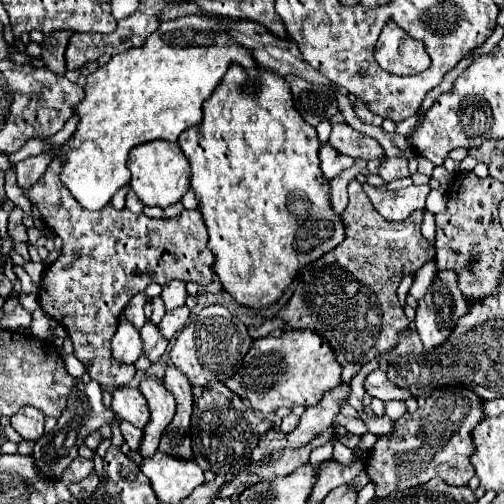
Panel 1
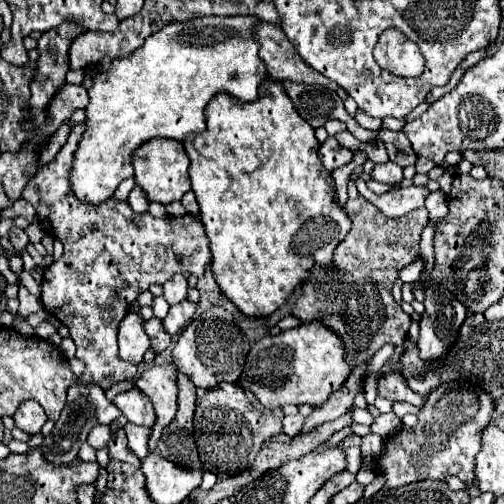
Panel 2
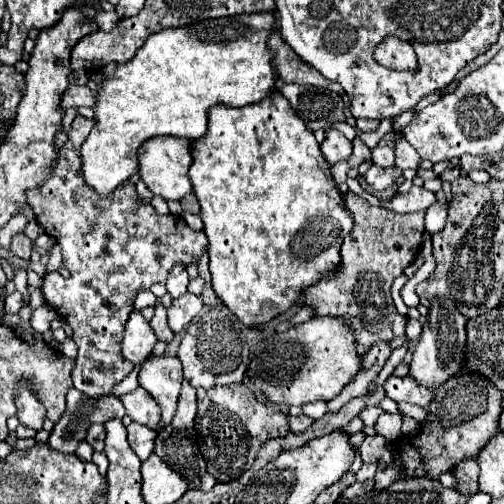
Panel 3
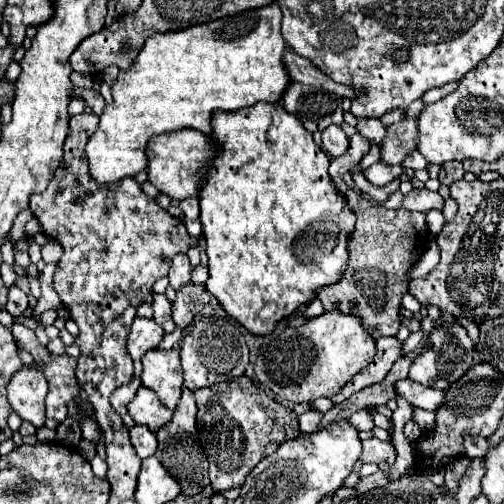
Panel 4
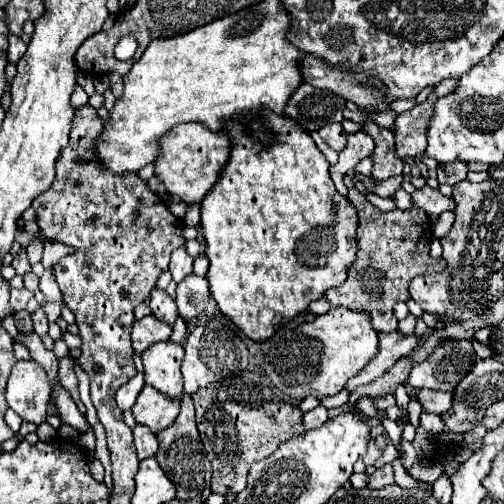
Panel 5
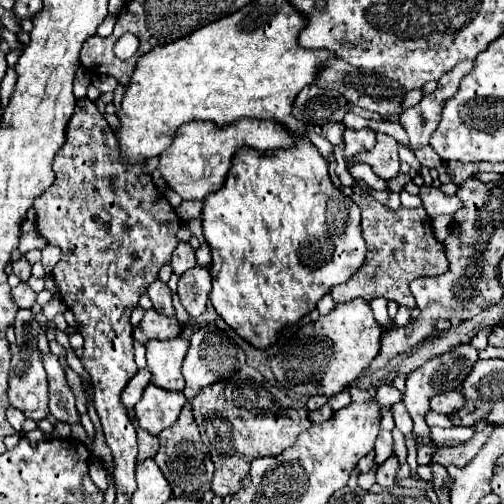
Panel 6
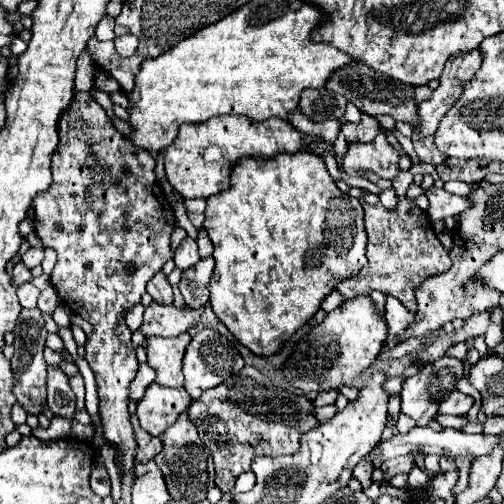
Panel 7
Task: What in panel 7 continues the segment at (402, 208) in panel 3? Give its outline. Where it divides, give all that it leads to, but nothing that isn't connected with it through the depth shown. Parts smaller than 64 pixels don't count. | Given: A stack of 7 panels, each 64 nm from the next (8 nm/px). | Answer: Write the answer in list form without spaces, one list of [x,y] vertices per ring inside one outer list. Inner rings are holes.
[[[428,188],[426,192],[426,198],[428,198],[428,216],[432,222],[436,220],[444,220],[444,218],[450,218],[450,216],[458,216],[462,214],[464,210],[468,210],[472,204],[468,198],[464,196],[454,196],[454,194],[448,194],[446,190],[442,188]]]

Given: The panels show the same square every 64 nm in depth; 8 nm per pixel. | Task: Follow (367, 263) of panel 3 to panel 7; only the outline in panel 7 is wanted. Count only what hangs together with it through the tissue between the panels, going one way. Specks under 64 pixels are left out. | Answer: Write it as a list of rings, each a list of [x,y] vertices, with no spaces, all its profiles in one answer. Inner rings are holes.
[[[362,198],[360,204],[364,208],[364,224],[368,234],[368,266],[364,266],[356,276],[342,280],[336,290],[348,300],[354,296],[368,296],[372,290],[380,290],[398,298],[408,312],[416,312],[414,286],[418,286],[428,276],[442,274],[450,268],[452,260],[448,258],[448,250],[436,238],[428,214],[408,200],[402,198],[396,210],[386,210],[380,202],[376,206],[370,206]]]

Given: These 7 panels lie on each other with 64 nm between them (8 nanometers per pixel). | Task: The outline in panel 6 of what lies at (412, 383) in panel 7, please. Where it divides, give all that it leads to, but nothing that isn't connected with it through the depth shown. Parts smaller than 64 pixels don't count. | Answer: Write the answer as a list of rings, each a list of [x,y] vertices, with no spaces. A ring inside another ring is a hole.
[[[460,344],[456,346],[452,352],[442,354],[442,356],[434,356],[432,360],[428,360],[424,366],[420,366],[418,370],[414,370],[412,374],[408,374],[406,378],[406,396],[404,396],[404,404],[408,414],[414,420],[414,432],[416,436],[420,436],[420,440],[424,440],[424,436],[430,436],[430,428],[424,422],[424,414],[430,410],[428,402],[432,396],[440,394],[440,392],[448,392],[448,390],[458,390],[460,384],[464,382],[464,378],[470,374],[472,366],[478,360],[478,350],[470,344]]]

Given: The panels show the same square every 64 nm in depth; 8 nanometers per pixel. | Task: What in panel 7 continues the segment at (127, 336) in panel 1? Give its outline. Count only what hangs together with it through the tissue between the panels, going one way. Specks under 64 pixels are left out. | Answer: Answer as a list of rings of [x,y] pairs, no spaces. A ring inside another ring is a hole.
[[[152,302],[144,312],[144,322],[138,328],[146,338],[150,336],[178,336],[186,332],[194,322],[202,316],[204,308],[200,310],[178,310],[176,306],[164,306]]]

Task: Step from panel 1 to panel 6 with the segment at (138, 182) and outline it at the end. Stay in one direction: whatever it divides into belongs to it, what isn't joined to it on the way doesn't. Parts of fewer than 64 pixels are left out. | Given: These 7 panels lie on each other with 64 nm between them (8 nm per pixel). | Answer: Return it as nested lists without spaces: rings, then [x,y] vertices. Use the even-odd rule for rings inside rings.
[[[238,120],[236,124],[216,128],[210,122],[188,122],[176,130],[172,144],[160,154],[158,170],[166,184],[182,196],[182,200],[204,200],[210,192],[216,192],[230,170],[236,148],[248,146],[256,150],[290,148],[294,142],[286,128],[274,120]]]

